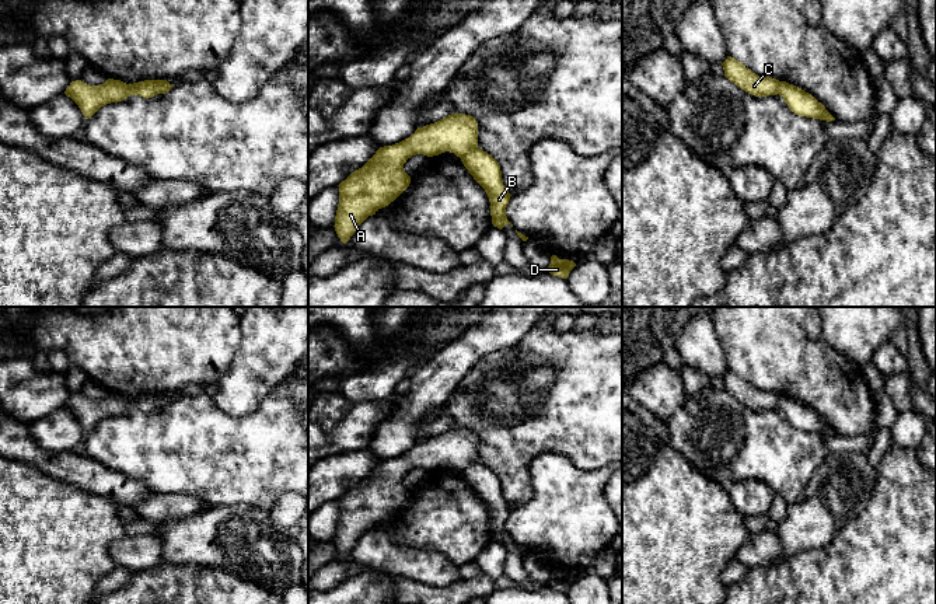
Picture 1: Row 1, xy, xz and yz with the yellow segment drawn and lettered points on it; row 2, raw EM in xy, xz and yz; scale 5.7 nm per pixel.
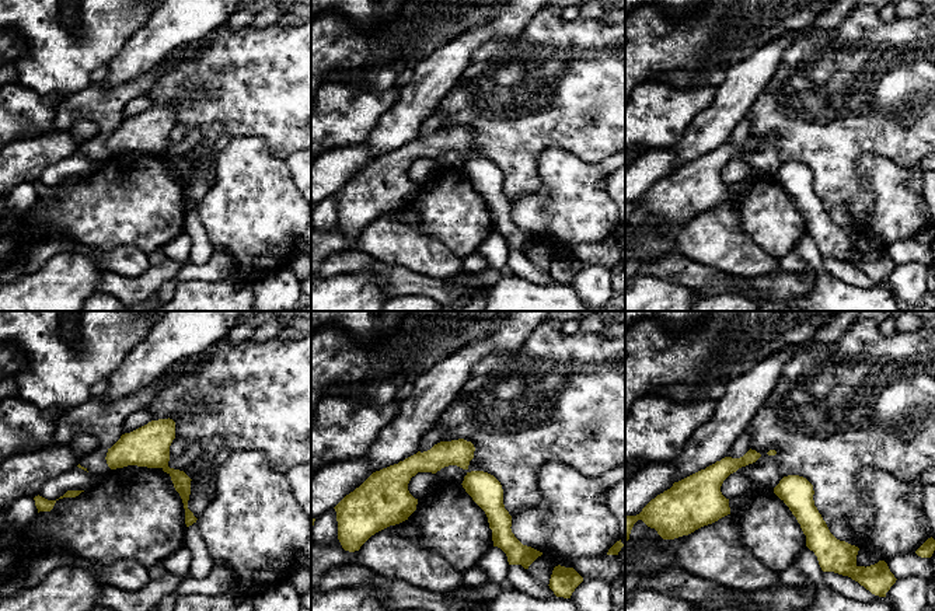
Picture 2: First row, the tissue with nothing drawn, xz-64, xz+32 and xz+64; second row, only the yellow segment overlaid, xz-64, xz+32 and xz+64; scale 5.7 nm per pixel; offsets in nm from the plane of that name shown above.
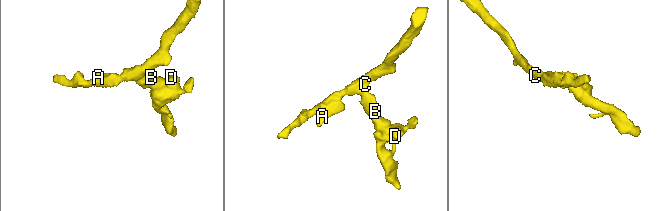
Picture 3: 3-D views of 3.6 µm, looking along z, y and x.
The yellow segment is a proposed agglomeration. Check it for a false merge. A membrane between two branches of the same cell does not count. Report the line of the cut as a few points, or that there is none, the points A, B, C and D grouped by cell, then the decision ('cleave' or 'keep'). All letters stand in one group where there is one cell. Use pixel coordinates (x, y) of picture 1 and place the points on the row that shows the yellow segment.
cut in xz along (477, 146), (460, 157); A C / B D; cleave

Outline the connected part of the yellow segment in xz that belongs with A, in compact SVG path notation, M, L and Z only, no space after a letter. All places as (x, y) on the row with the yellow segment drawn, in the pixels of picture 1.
M451 114L418 128L399 143L380 147L362 168L338 185L333 227L340 241L346 244L369 216L388 206L409 186L411 177L404 171L408 158L416 154L433 157L444 151L461 158L476 147L478 122L465 114Z

